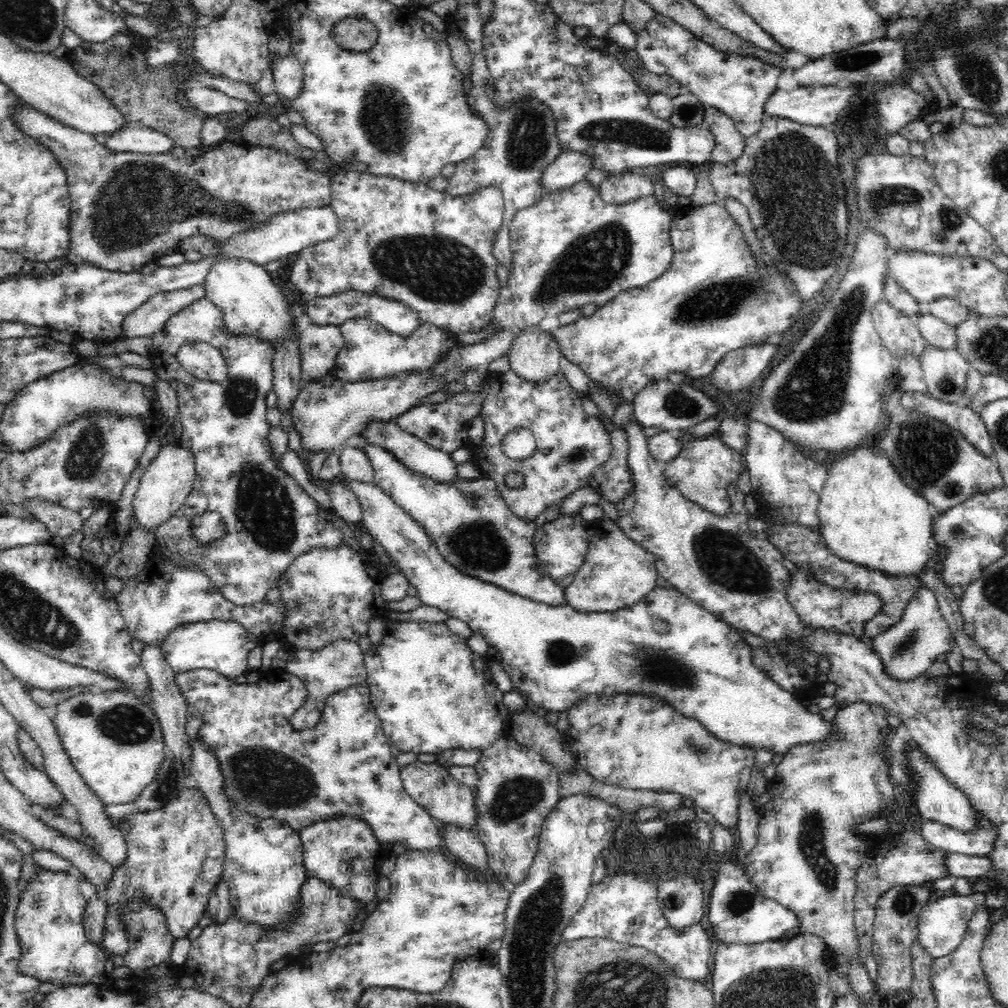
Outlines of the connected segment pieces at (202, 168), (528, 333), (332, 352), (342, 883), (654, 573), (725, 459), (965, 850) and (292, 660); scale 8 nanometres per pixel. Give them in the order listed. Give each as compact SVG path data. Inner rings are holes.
M26 103L18 104L18 108L14 110L12 119L15 120L16 125L23 130L27 136L32 136L35 140L39 140L41 144L45 144L59 161L59 164L65 169L67 173L68 192L71 197L71 214L70 214L70 246L65 257L70 263L82 264L88 263L92 266L107 269L111 272L136 272L141 270L146 264L154 262L156 256L164 253L171 253L179 248L180 242L189 236L194 235L210 235L216 240L224 242L228 237L234 233L238 234L245 230L257 227L262 224L267 218L286 212L286 210L300 210L300 208L316 208L320 206L328 206L331 204L332 182L331 174L321 174L311 168L306 160L299 160L294 154L283 152L282 150L273 150L266 146L249 145L246 142L242 144L233 144L232 141L227 141L213 146L211 149L199 149L195 151L192 160L177 160L176 157L165 154L137 154L136 152L111 152L100 144L99 139L92 134L80 132L75 128L70 128L50 116L44 114L42 111L31 108Z
M526 325L517 331L509 348L510 370L529 381L543 381L559 371L560 349L552 332L542 330L536 325Z
M311 322L299 332L300 379L304 386L332 373L343 342L339 325Z
M352 815L328 816L306 825L300 833L304 847L303 861L308 877L318 877L344 889L349 896L367 904L375 899L380 866L392 851L392 843L378 843L374 831L364 819Z
M602 518L592 525L592 537L584 562L573 581L565 588L564 604L576 609L577 612L616 612L616 609L636 604L636 601L642 600L656 587L656 578L659 574L655 562L656 557L652 551L630 539L624 533L624 529L620 529L618 523L612 519Z
M687 429L682 430L682 452L666 463L664 477L674 487L682 491L684 497L699 504L716 516L726 516L730 512L730 496L726 491L730 483L736 483L738 475L746 472L743 464L743 452L728 448L718 432L704 438L693 440Z
M983 812L978 813L978 824L970 832L960 832L938 822L922 820L921 835L937 850L945 853L988 856L997 836L996 826Z
M336 640L320 650L291 650L291 657L286 661L284 671L296 675L306 686L309 695L306 702L290 718L292 729L301 731L313 727L320 720L324 700L327 696L340 692L352 685L367 685L368 674L364 670L364 656L359 645L352 640Z

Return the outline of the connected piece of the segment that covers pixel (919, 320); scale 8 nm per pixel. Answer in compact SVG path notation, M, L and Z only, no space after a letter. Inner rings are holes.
M927 310L914 318L926 345L944 350L956 349L956 326L946 324Z

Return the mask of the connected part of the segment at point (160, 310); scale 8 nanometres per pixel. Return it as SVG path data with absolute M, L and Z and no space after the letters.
M204 283L172 292L155 294L138 310L128 314L122 322L122 335L126 338L151 336L159 332L165 322L182 308L204 298Z

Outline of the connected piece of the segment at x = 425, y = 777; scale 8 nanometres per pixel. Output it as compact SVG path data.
M416 760L400 768L400 776L406 792L430 813L433 819L438 819L444 824L454 823L460 827L472 829L479 838L479 832L475 826L475 793L472 788L459 783L450 775L448 769L438 763L426 763Z

